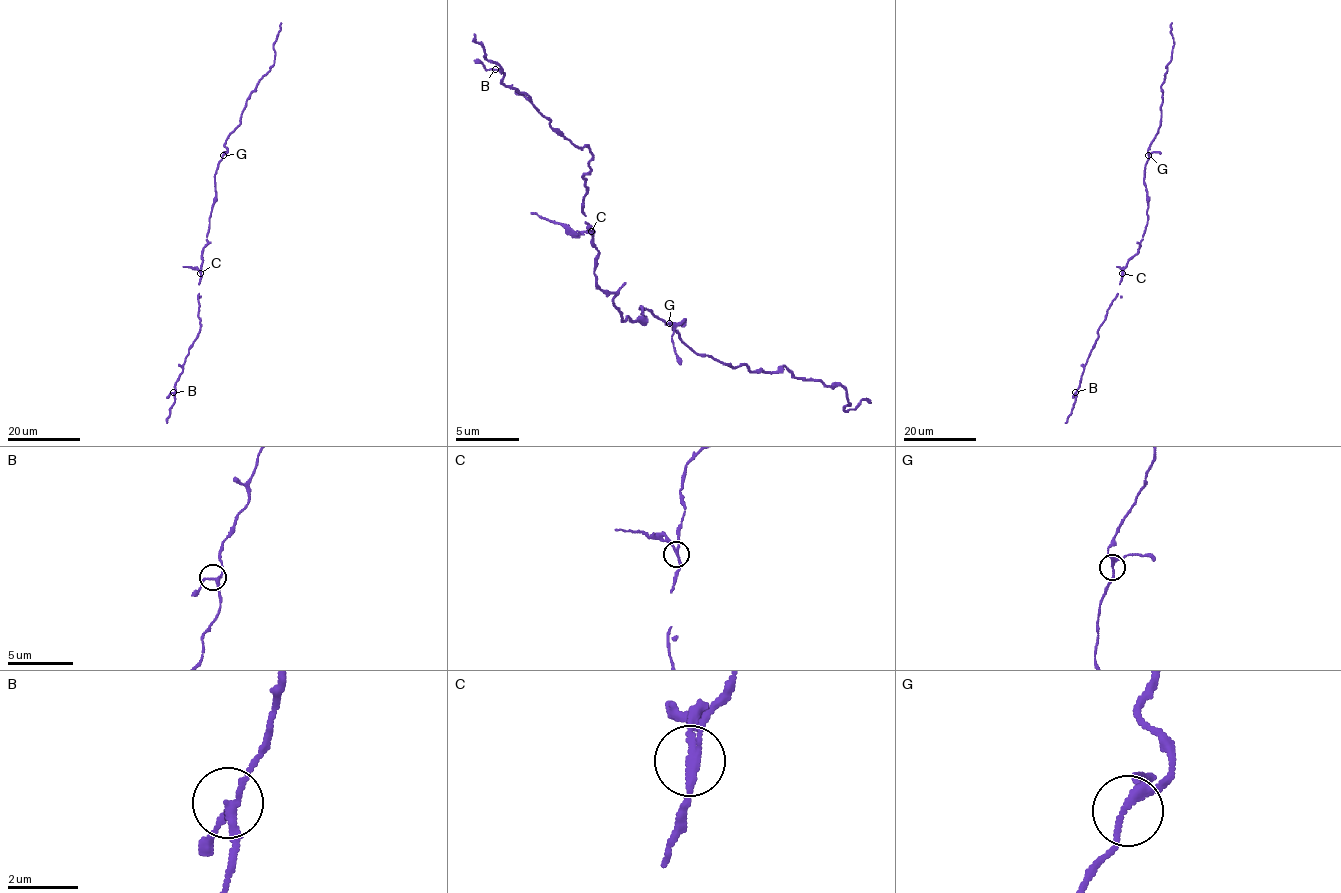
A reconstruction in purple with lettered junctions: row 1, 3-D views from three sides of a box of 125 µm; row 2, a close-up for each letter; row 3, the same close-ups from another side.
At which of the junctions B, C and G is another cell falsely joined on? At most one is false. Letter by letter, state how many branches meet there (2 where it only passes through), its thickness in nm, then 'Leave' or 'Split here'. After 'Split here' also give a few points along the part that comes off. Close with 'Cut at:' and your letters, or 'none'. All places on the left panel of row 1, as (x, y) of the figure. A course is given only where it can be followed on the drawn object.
B: Branches: 3. Thickness 190 nm. Leave
C: Branches: 3. Thickness 170 nm. Split here. Course of the part to remove: (200, 273), (198, 270), (183, 266)
G: Branches: 3. Thickness 200 nm. Leave
Cut at: C

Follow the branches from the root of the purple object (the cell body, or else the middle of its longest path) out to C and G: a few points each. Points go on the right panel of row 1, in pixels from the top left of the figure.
C: (1146, 223), (1138, 251), (1128, 260), (1122, 273)
G: (1146, 223), (1148, 198), (1144, 170), (1148, 155)

